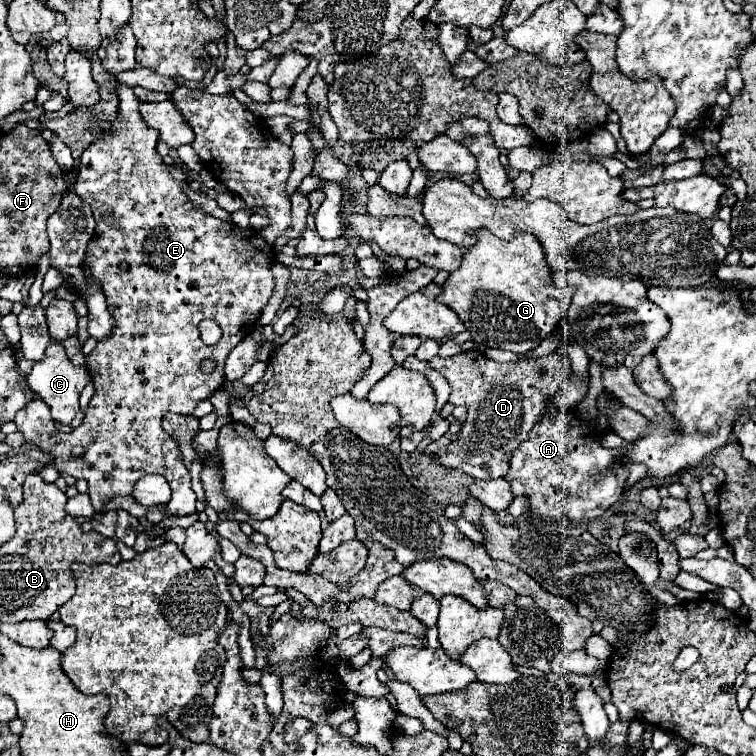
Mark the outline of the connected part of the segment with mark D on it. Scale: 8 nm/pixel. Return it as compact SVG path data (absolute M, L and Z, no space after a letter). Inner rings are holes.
M467 350L449 358L433 356L429 364L447 378L451 386L449 404L467 408L467 422L461 428L461 438L451 442L449 452L439 452L437 458L443 466L459 468L475 480L503 478L507 474L513 450L527 438L541 416L553 412L553 408L547 410L549 402L573 374L571 360L563 350L507 364L499 364L481 352ZM471 426L473 434L469 434Z

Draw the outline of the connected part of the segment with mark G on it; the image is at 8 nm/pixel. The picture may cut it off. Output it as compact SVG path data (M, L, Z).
M477 232L477 244L469 248L463 256L463 264L459 270L449 274L449 280L443 286L443 292L437 296L437 302L449 306L459 314L465 328L471 332L475 342L481 342L489 348L509 350L515 354L529 352L539 346L543 338L547 338L559 322L565 320L565 314L573 302L575 288L571 284L559 284L551 266L545 260L545 250L537 238L529 232L517 232L513 240L505 242L493 234Z

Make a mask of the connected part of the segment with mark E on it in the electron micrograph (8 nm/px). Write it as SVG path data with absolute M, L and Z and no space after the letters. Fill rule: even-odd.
M117 82L117 96L117 120L111 130L91 142L87 152L81 154L79 176L73 186L73 192L91 206L97 222L97 230L87 244L83 264L89 268L93 280L101 284L109 312L117 320L117 330L111 338L101 340L87 356L87 370L95 384L95 396L91 398L89 408L85 410L85 422L79 428L65 434L51 428L51 424L43 424L49 418L45 414L37 416L37 404L41 404L41 400L33 400L21 408L15 416L15 424L29 444L35 444L55 456L55 468L59 474L85 478L89 482L89 496L97 512L115 496L129 496L143 474L159 472L169 480L173 492L169 514L185 516L197 511L197 497L175 440L161 428L163 412L191 414L201 400L209 400L213 392L221 388L225 380L223 364L227 354L255 330L259 314L273 294L275 278L271 274L271 266L275 262L275 248L263 240L259 230L217 220L201 208L195 208L183 192L183 186L187 184L185 172L161 162L161 156L155 150L159 134L143 122L139 112L141 102L133 94L133 88ZM103 206L113 212L115 222L121 228L107 228L105 220L99 216L99 208ZM203 318L213 318L223 330L221 340L211 348L199 338L197 326ZM205 358L217 362L217 370L211 374L201 370L201 362ZM77 444L87 446L87 452L81 458L71 456L73 446Z

